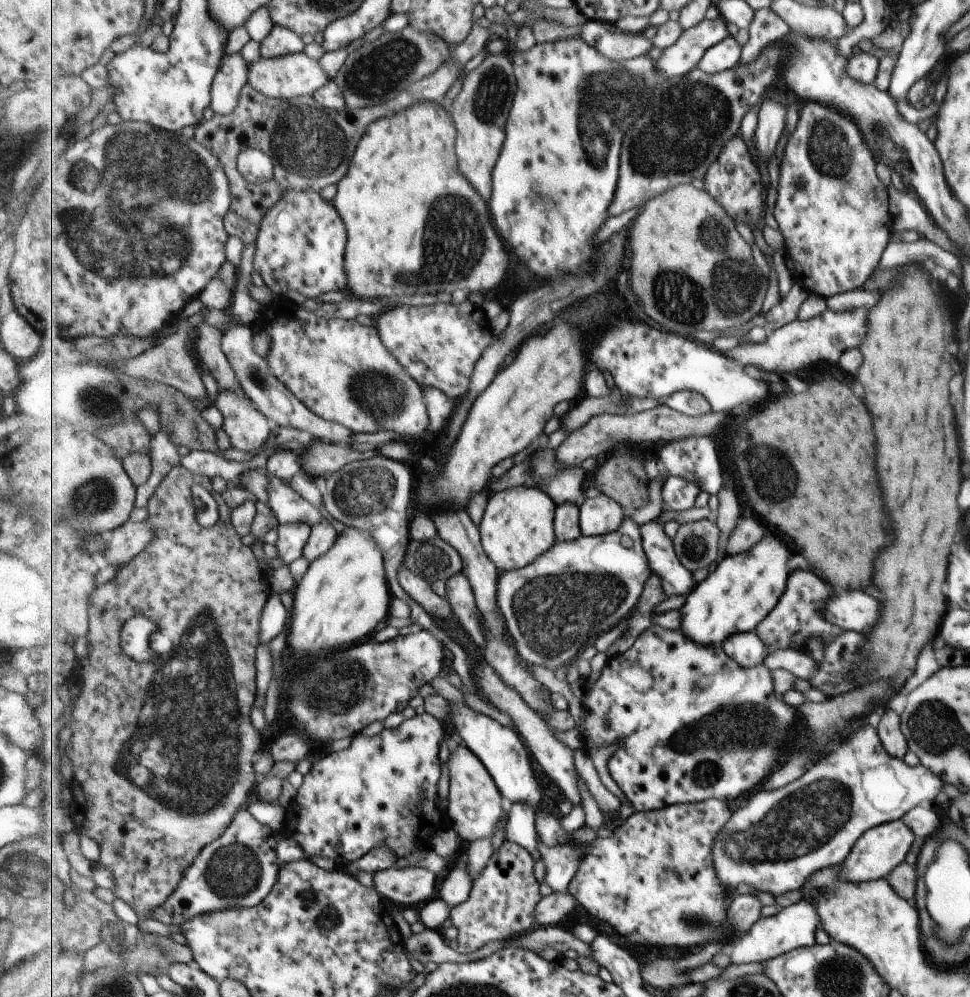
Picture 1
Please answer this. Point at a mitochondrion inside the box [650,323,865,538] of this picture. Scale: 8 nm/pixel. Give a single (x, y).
(772, 470)

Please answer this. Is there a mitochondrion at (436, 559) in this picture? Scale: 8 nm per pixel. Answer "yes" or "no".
yes

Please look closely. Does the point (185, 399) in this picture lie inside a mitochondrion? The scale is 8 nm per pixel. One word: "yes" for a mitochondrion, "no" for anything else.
no

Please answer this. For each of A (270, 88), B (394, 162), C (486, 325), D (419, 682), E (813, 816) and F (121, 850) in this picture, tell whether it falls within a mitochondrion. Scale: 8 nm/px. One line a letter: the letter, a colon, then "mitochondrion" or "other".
A: other
B: other
C: other
D: other
E: mitochondrion
F: other

